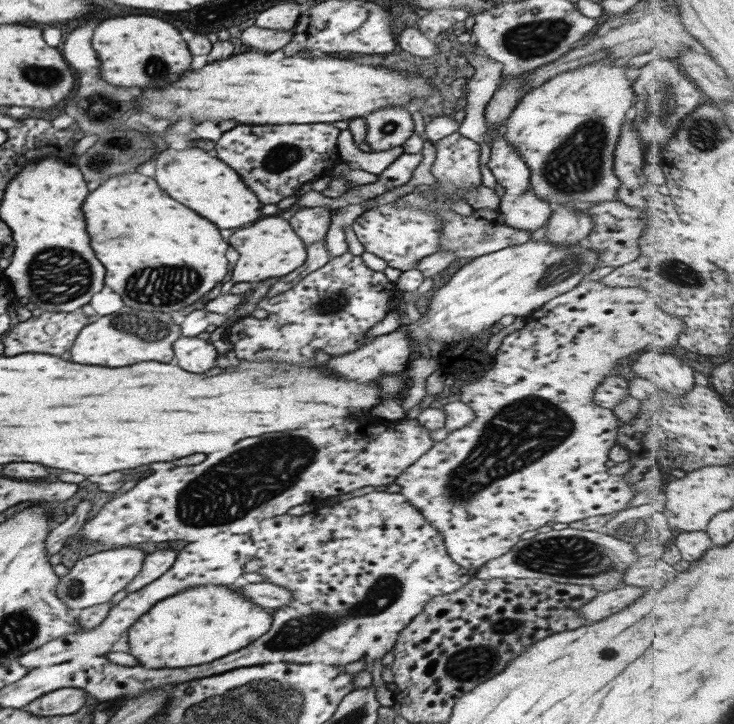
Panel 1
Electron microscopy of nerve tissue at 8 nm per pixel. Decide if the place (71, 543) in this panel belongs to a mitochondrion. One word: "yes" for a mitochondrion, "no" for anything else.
no

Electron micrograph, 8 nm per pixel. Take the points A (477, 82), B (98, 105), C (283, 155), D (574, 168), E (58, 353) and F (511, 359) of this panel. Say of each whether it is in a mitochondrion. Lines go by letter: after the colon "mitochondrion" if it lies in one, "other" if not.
A: other
B: mitochondrion
C: mitochondrion
D: mitochondrion
E: other
F: other

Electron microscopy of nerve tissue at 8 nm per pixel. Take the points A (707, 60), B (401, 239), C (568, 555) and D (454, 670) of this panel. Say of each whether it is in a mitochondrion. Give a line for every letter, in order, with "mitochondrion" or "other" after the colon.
A: other
B: other
C: mitochondrion
D: other

